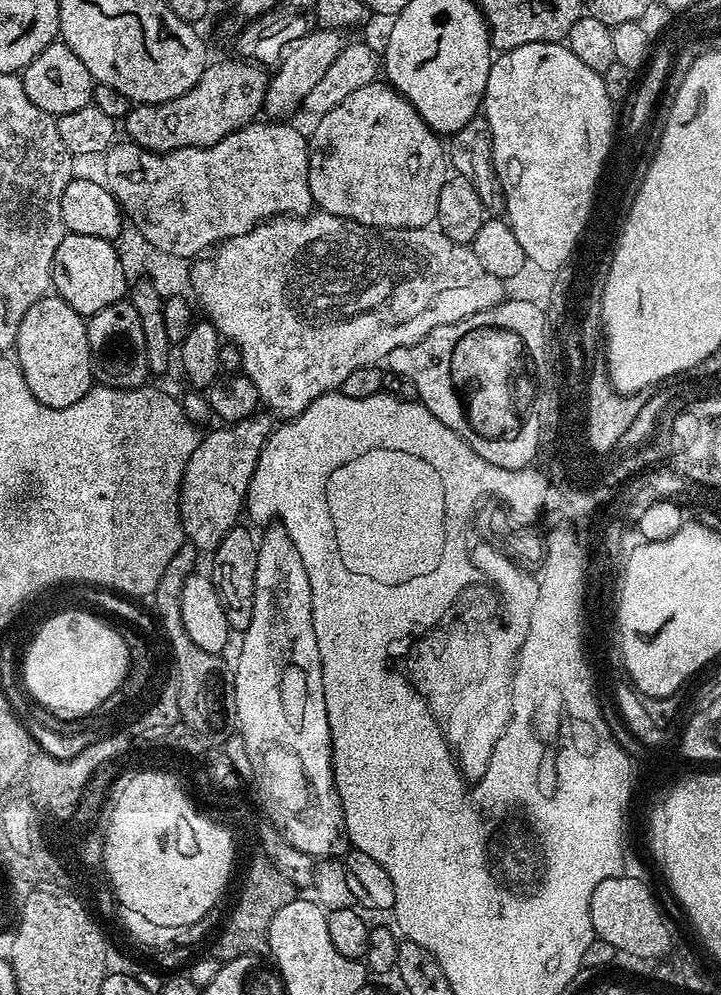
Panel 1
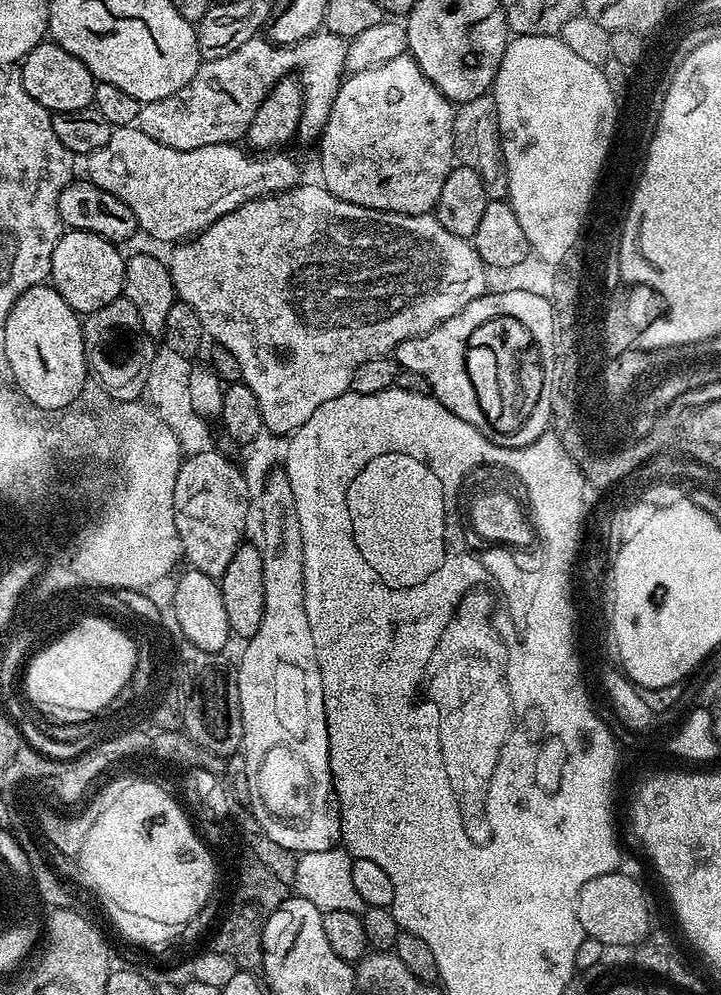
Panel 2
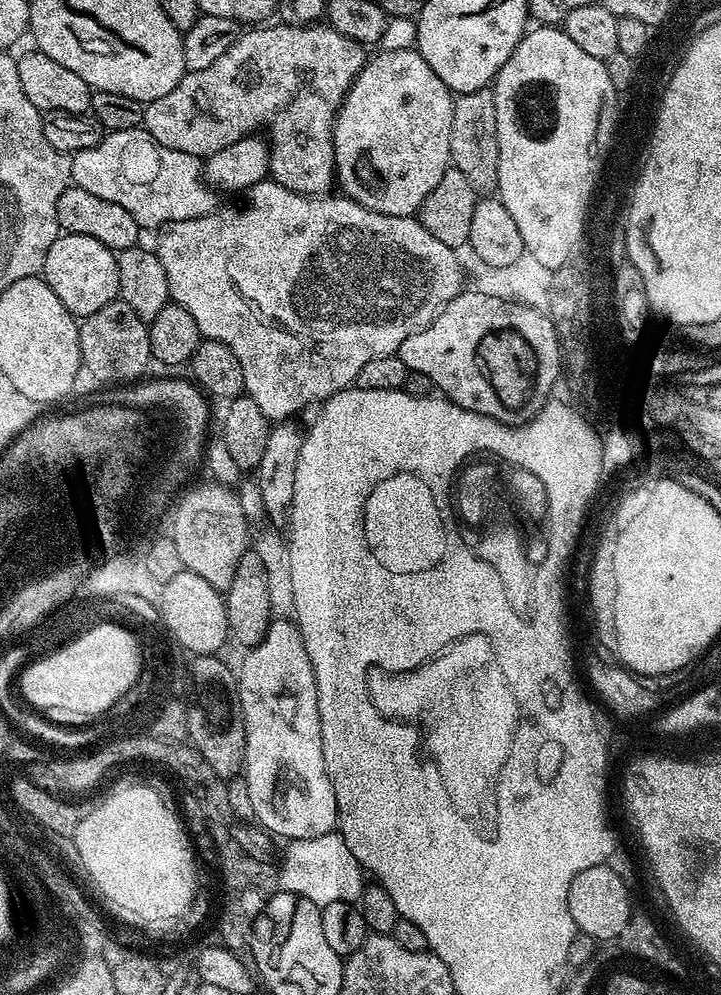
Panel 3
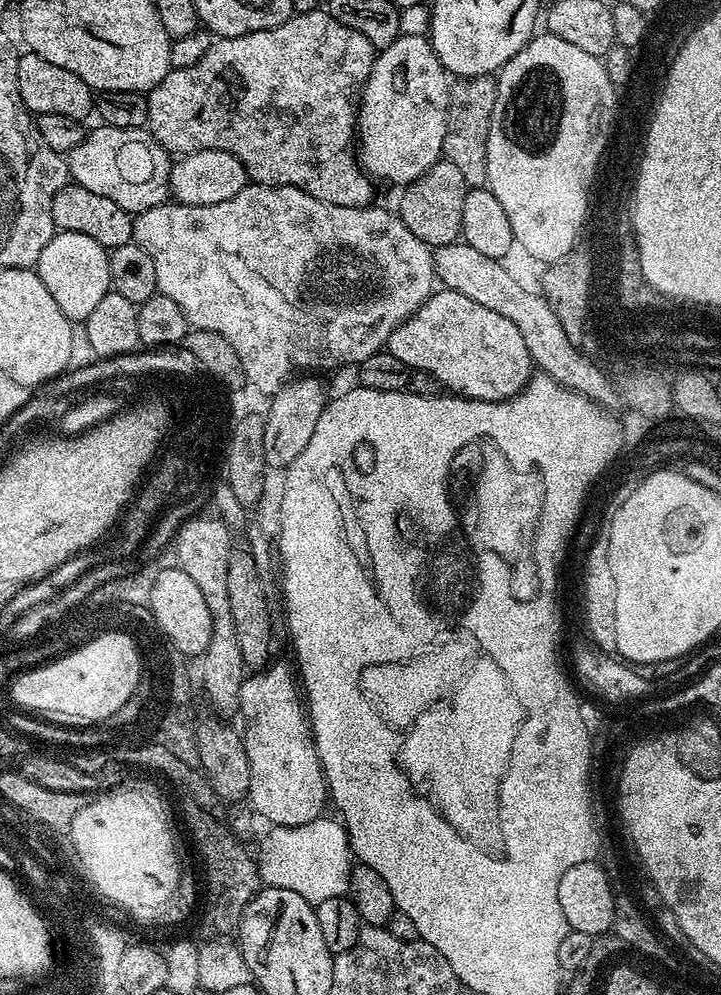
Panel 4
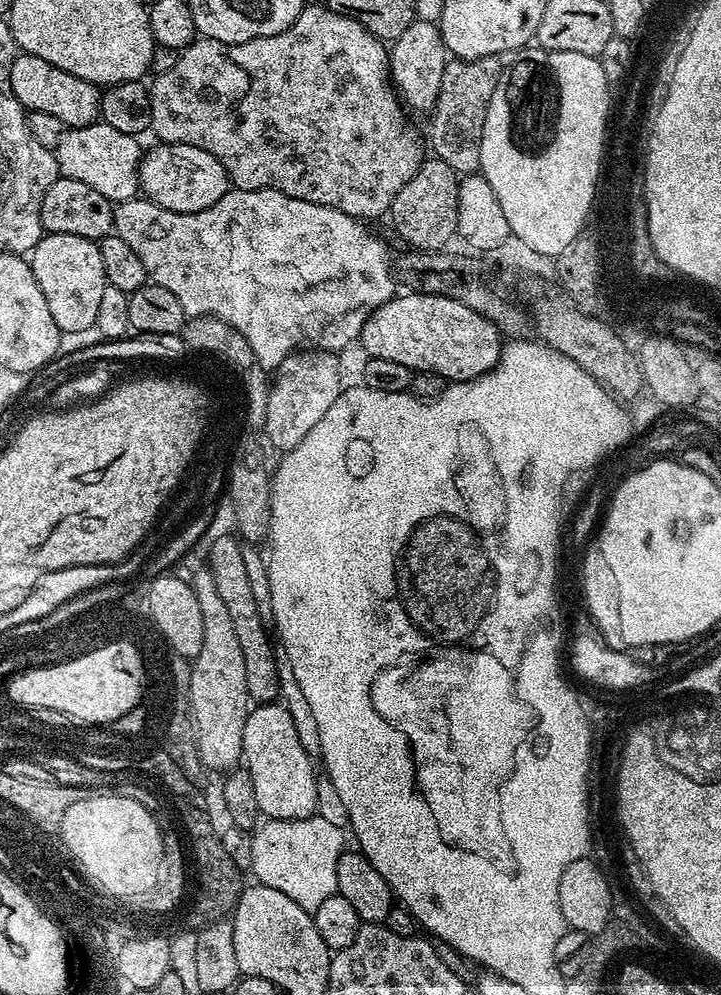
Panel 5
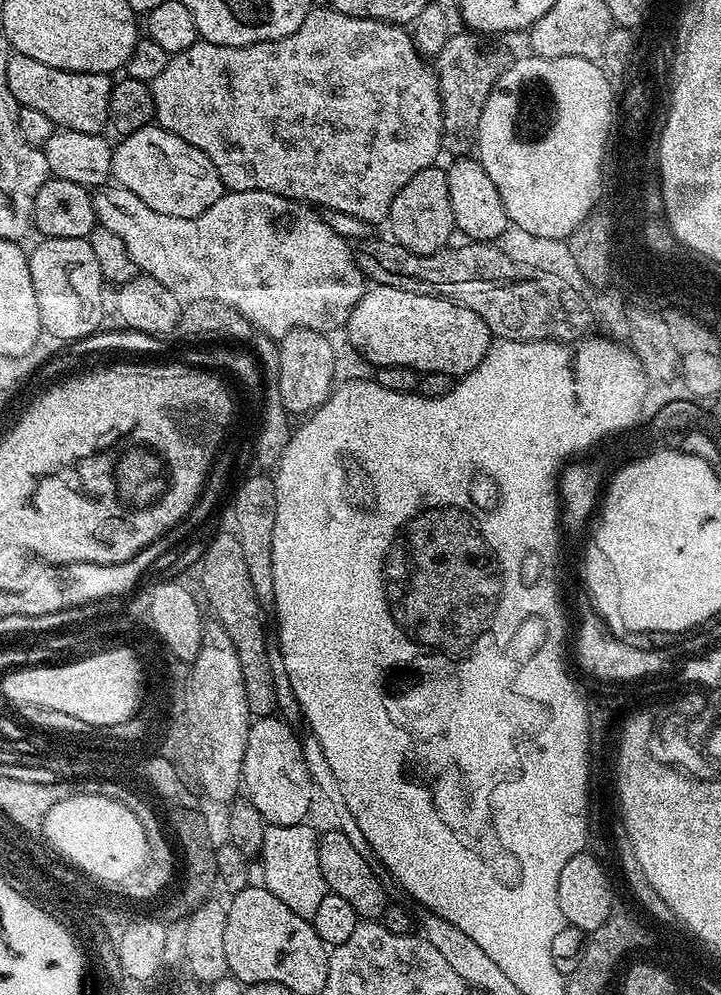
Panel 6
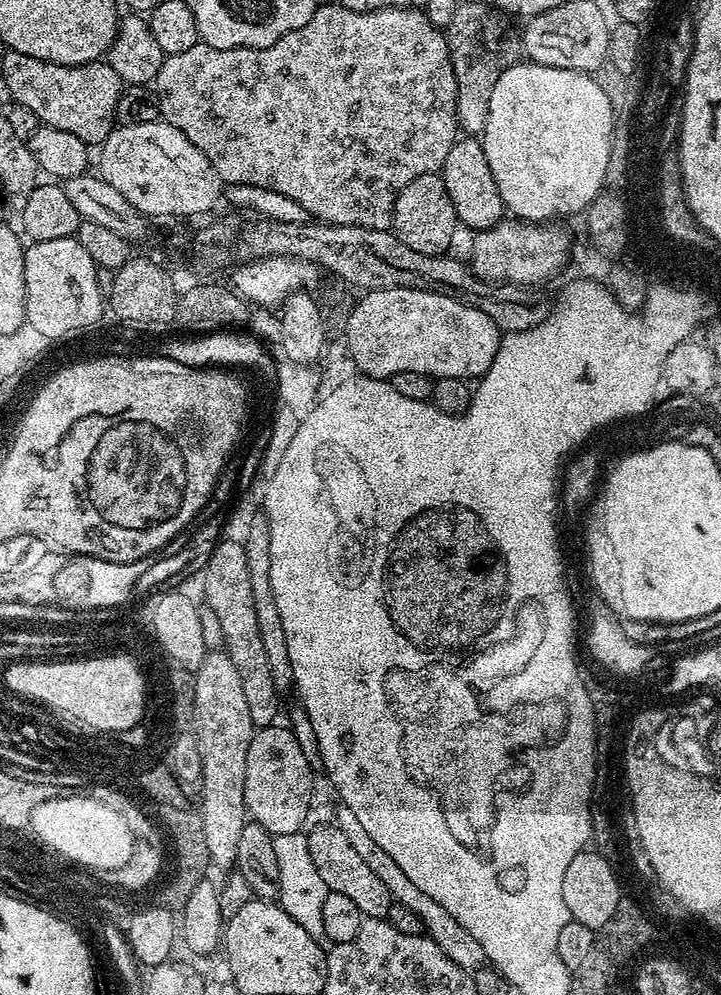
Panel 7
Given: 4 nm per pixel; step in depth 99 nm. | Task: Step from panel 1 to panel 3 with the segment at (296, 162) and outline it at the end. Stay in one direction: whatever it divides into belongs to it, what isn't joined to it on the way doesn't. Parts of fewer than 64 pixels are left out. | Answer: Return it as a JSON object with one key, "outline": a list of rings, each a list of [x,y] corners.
{"outline":[[[143,127],[108,132],[96,145],[73,153],[71,158],[75,187],[90,190],[106,202],[118,202],[122,210],[134,214],[144,230],[160,230],[175,220],[208,216],[218,207],[217,193],[204,178],[201,157],[162,146]]]}

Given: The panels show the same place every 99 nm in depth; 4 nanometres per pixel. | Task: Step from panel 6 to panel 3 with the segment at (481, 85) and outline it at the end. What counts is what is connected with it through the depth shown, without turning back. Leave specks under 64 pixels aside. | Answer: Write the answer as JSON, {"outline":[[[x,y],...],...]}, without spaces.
{"outline":[[[491,87],[459,93],[453,99],[454,122],[450,126],[451,167],[466,174],[466,182],[474,186],[481,197],[496,192],[498,182],[498,114],[496,94]]]}

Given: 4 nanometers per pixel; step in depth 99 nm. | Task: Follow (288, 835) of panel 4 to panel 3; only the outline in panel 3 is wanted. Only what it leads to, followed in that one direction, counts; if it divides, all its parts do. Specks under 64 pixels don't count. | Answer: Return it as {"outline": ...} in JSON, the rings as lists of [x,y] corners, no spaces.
{"outline":[[[333,830],[318,838],[294,840],[285,848],[288,849],[285,852],[283,849],[278,864],[278,884],[283,891],[310,898],[310,902],[321,906],[330,902],[356,904],[359,901],[366,887],[366,873],[358,858],[350,854],[350,846],[346,846],[339,831]]]}

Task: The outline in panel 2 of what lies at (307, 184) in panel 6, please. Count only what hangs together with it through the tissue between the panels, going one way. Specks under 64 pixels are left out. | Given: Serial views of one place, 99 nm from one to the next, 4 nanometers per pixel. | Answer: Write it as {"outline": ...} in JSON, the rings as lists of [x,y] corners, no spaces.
{"outline":[[[323,30],[287,46],[263,39],[257,38],[238,46],[238,50],[226,54],[226,58],[203,61],[194,78],[190,78],[182,90],[170,98],[141,104],[136,124],[142,134],[174,150],[236,144],[239,136],[241,139],[247,133],[258,106],[262,106],[273,86],[295,74],[304,90],[299,139],[319,141],[326,118],[330,118],[330,106],[334,106],[334,98],[338,98],[338,90],[346,76],[347,43],[342,37]]]}

